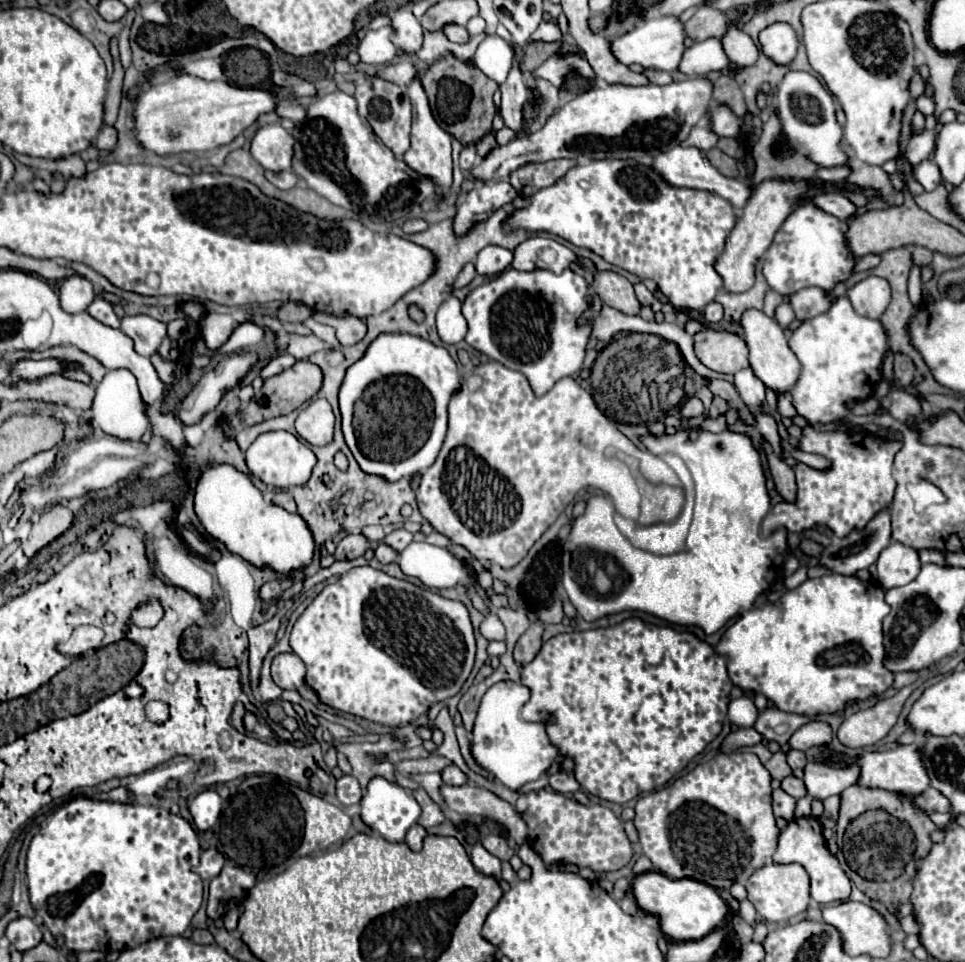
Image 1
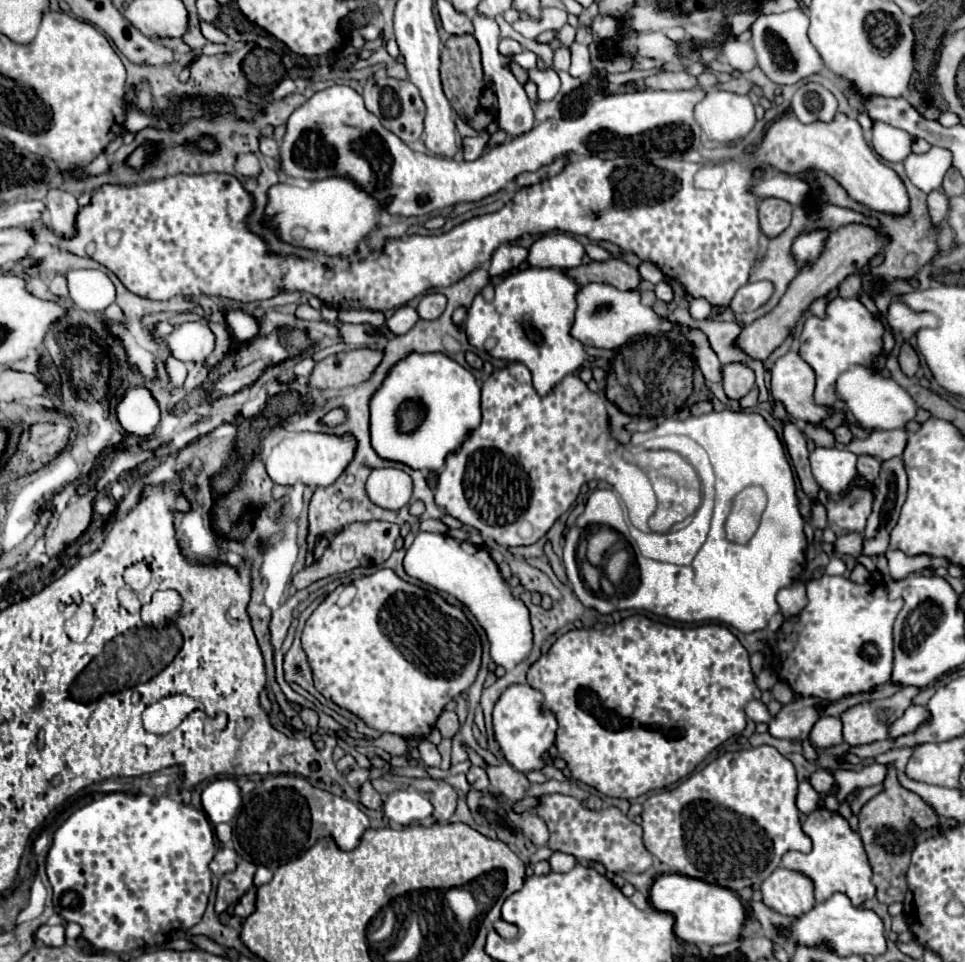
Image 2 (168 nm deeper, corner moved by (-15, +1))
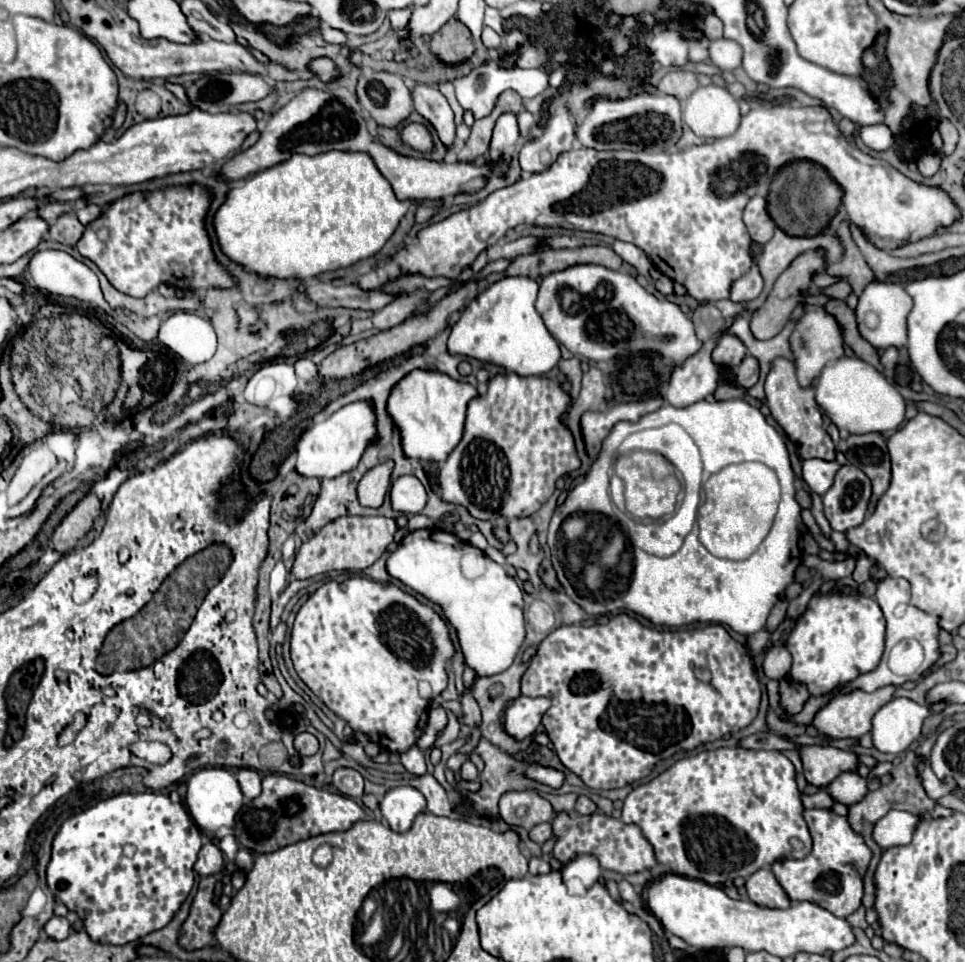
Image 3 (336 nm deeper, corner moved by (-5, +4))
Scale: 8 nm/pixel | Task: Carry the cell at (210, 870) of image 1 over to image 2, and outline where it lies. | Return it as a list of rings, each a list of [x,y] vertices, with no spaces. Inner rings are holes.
[[[222,847],[222,849],[218,849],[218,853],[214,855],[214,859],[210,861],[210,871],[216,875],[216,877],[220,877],[220,875],[224,875],[224,873],[230,873],[230,871],[234,871],[236,869],[236,863],[238,863],[238,855],[236,855],[236,851],[232,851],[232,849],[228,849],[228,847]]]

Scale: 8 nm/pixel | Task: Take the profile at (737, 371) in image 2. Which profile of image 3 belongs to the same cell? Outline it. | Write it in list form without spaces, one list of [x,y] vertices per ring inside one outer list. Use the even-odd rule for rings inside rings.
[[[732,334],[722,336],[720,342],[716,344],[716,348],[712,350],[712,360],[720,368],[728,368],[730,370],[732,366],[740,366],[744,358],[746,358],[746,348]]]

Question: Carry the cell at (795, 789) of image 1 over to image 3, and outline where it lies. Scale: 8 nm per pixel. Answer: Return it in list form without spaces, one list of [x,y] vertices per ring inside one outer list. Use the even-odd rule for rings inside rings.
[[[804,746],[800,750],[808,784],[826,788],[840,772],[856,770],[858,756],[834,746]]]

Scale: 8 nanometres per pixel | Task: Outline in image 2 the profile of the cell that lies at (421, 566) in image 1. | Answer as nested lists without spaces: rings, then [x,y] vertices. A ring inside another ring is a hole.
[[[420,531],[406,551],[404,571],[438,591],[454,595],[464,607],[468,607],[468,611],[486,631],[486,637],[490,641],[490,657],[496,665],[514,669],[516,665],[526,661],[532,649],[532,623],[528,607],[520,597],[512,595],[512,587],[502,577],[488,551],[476,547],[474,543],[458,541],[450,535]]]

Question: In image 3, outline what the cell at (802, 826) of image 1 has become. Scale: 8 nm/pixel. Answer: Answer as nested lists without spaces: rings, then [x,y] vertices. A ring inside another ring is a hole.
[[[804,810],[804,820],[812,836],[812,852],[802,860],[778,860],[772,864],[772,872],[780,886],[792,900],[810,900],[836,916],[848,916],[858,910],[862,904],[862,878],[870,864],[870,848],[864,844],[844,816],[834,814],[832,810]]]

